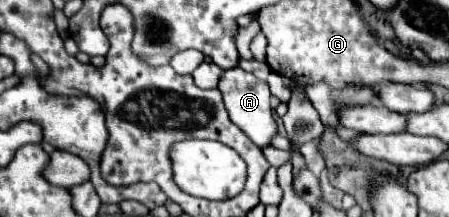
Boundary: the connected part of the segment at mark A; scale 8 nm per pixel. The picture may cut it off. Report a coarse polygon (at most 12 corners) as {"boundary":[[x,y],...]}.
{"boundary":[[242,68],[218,82],[230,120],[270,146],[276,120],[268,84]]}

